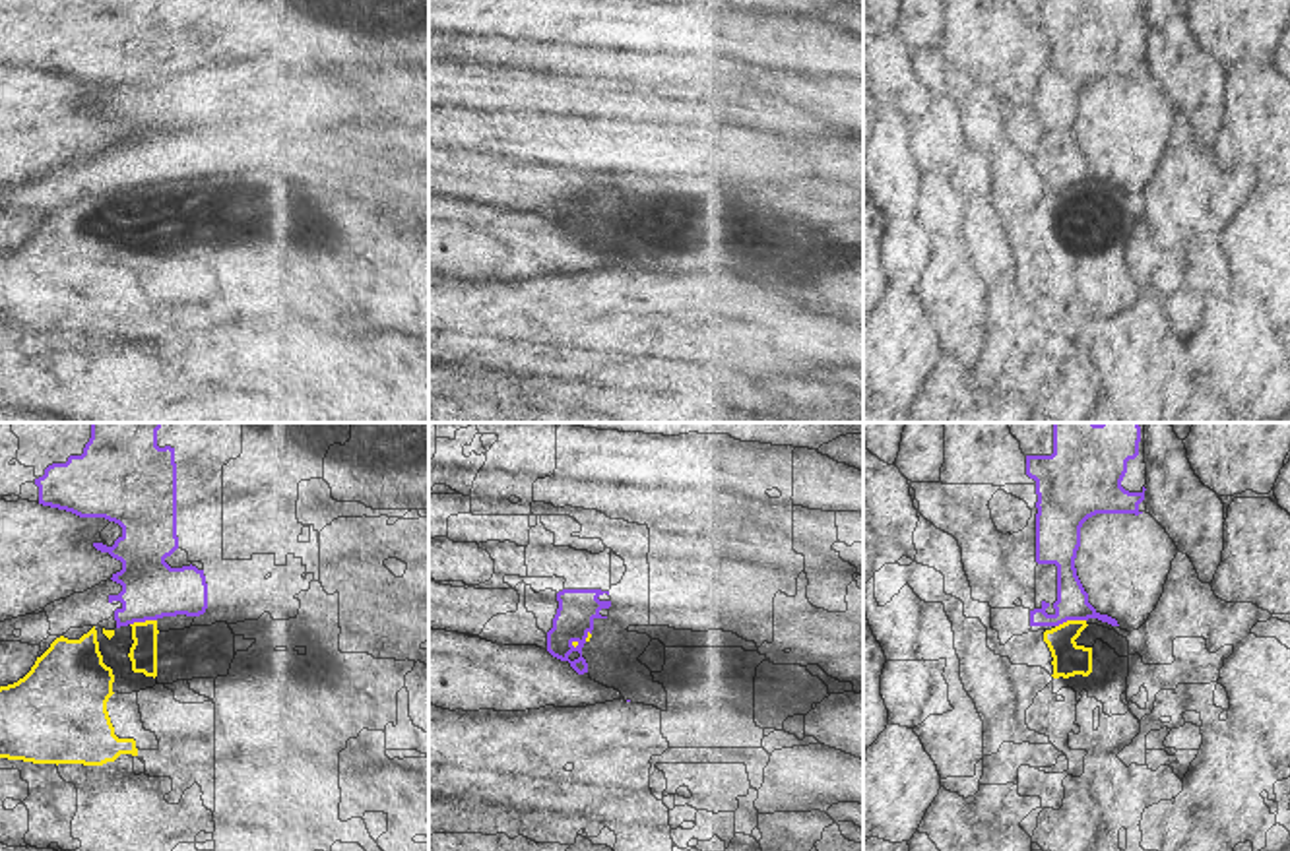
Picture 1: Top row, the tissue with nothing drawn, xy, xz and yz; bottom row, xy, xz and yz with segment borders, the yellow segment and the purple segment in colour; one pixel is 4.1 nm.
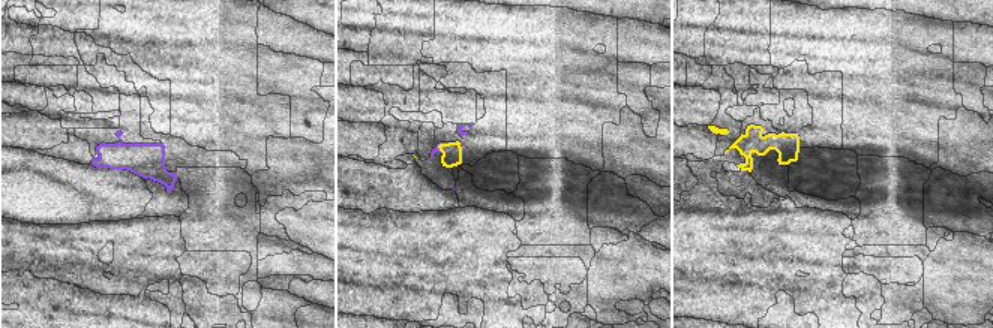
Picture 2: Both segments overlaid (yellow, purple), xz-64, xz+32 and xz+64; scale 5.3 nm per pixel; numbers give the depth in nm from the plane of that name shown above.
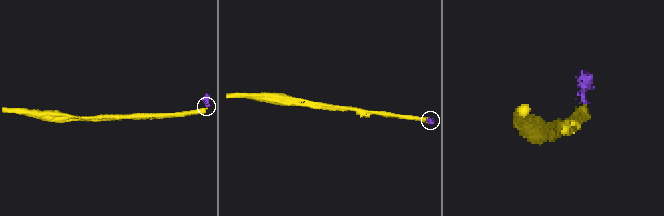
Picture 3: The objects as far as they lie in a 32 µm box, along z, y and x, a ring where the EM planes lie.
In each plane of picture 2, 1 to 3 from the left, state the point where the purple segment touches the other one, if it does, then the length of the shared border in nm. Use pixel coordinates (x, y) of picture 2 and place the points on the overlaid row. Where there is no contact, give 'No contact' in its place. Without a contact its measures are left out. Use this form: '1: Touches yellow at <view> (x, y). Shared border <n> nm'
1: No contact
2: Touches yellow at xz+32 (441, 144). Shared border 80 nm
3: No contact.

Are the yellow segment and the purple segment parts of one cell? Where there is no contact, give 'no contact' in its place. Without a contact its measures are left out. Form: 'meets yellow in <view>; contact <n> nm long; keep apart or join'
meets yellow in yz; contact 130 nm long; keep apart

